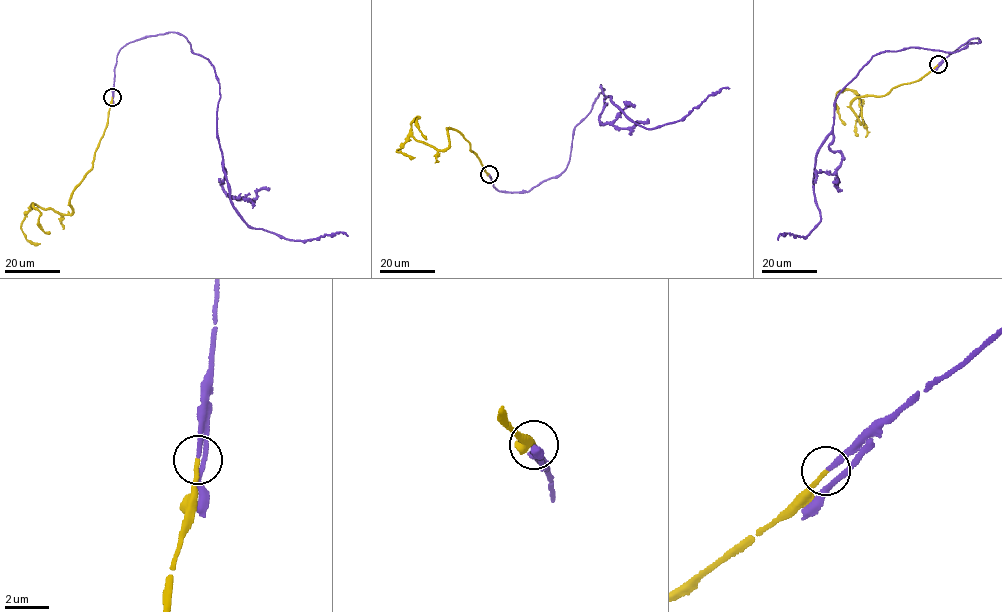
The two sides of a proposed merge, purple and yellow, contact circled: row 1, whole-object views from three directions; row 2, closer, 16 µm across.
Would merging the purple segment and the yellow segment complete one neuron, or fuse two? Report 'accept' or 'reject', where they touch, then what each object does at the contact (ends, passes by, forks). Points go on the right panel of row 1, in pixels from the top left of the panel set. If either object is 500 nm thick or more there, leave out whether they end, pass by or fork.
accept; at (938, 64); purple ends there; yellow ends there

